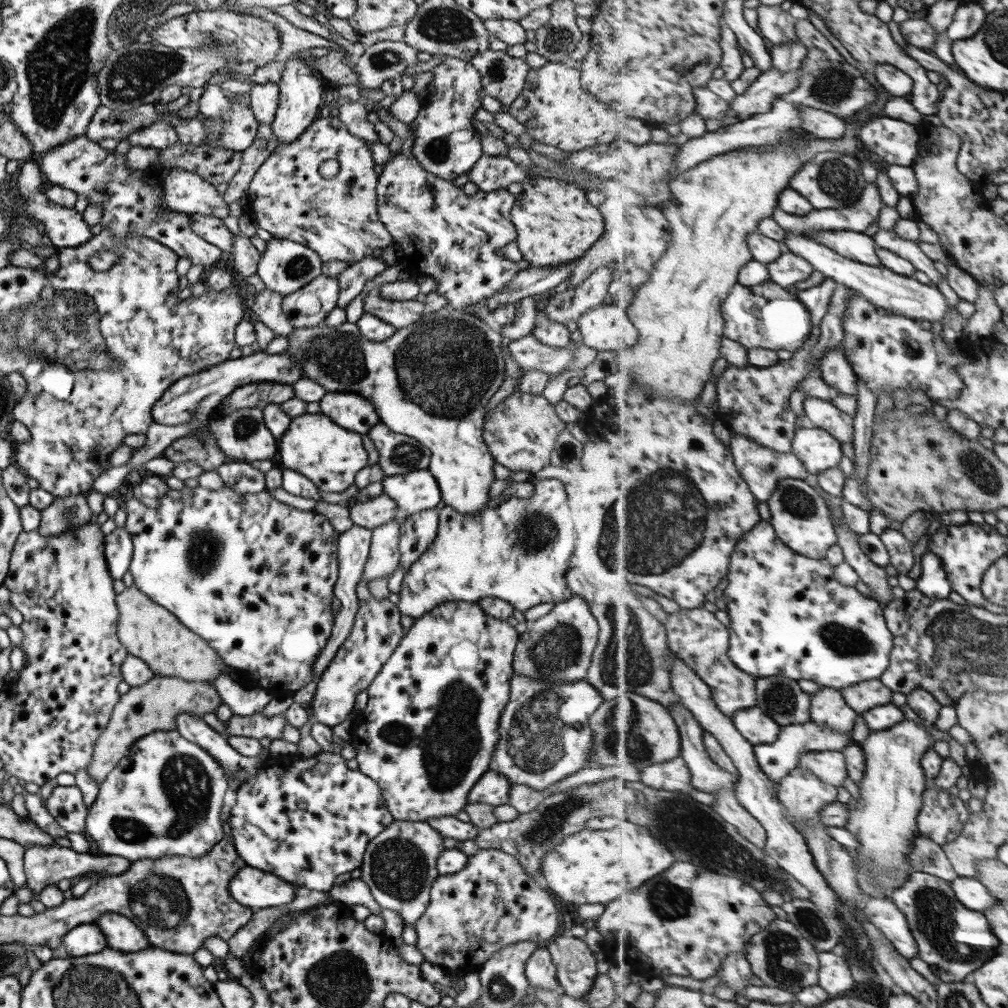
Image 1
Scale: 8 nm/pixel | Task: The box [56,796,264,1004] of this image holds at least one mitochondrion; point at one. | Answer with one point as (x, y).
(160, 900)

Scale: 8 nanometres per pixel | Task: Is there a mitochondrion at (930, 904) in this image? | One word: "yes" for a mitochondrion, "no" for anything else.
yes

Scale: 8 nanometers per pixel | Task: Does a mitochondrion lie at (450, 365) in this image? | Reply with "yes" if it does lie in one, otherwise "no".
yes

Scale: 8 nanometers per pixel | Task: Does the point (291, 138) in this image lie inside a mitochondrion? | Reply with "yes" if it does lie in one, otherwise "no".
no

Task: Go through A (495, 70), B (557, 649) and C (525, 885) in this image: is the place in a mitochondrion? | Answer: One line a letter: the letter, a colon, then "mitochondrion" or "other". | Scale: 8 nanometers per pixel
A: mitochondrion
B: mitochondrion
C: other

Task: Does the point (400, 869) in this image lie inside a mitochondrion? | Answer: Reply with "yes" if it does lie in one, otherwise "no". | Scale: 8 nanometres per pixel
yes

